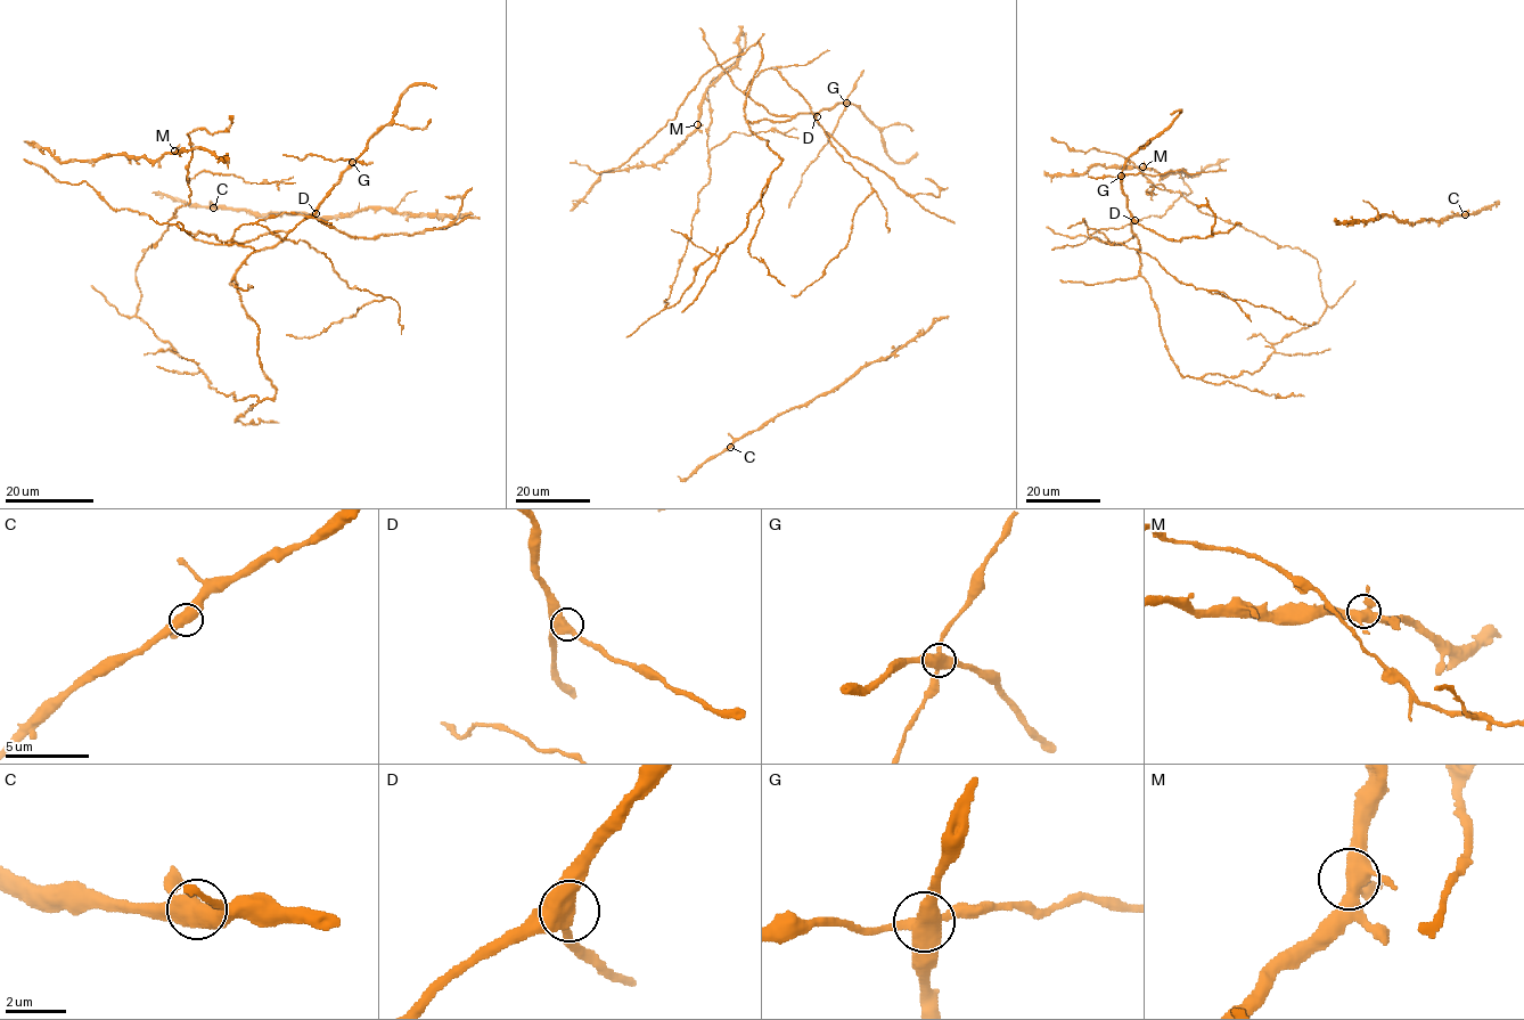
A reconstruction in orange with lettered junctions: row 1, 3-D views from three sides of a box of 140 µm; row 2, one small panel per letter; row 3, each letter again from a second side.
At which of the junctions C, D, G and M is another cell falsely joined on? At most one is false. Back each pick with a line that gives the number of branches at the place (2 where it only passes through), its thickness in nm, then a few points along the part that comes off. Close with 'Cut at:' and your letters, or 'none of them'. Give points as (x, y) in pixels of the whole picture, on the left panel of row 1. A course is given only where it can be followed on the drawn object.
G: branches 4; calibre 500 nm; course (351, 162), (310, 154), (304, 158), (283, 154)
Cut at: G

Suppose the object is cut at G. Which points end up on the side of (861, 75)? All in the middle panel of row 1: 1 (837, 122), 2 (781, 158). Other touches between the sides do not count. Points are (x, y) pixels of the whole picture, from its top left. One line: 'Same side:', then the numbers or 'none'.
Same side: 1

